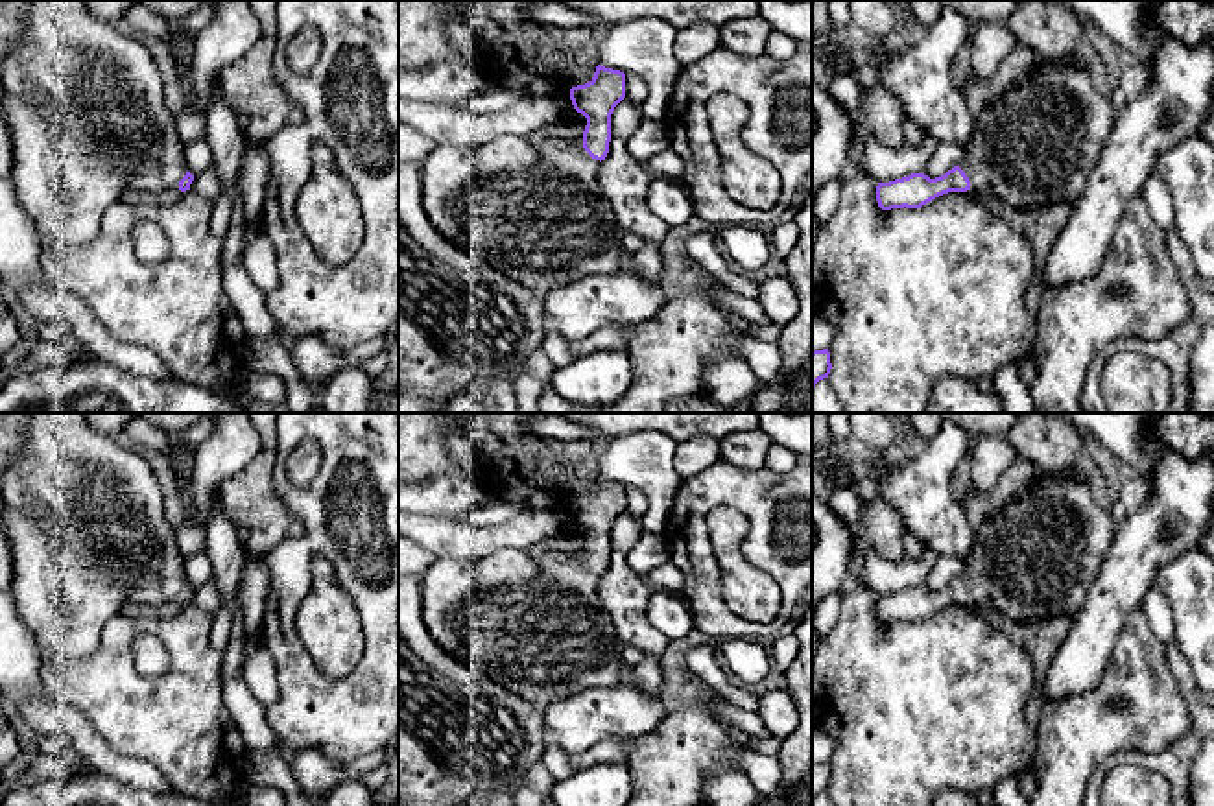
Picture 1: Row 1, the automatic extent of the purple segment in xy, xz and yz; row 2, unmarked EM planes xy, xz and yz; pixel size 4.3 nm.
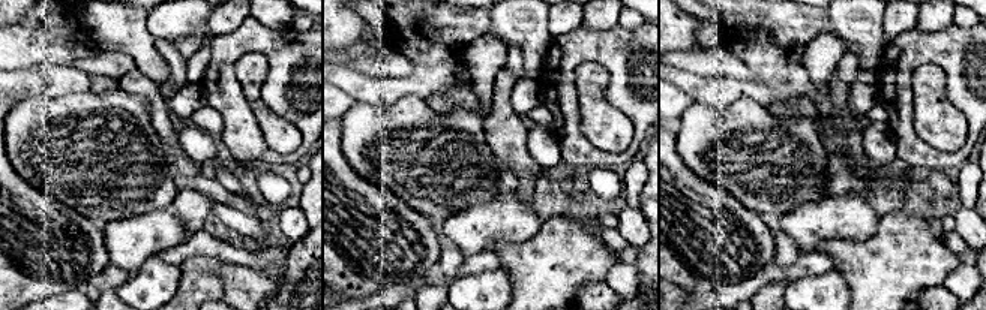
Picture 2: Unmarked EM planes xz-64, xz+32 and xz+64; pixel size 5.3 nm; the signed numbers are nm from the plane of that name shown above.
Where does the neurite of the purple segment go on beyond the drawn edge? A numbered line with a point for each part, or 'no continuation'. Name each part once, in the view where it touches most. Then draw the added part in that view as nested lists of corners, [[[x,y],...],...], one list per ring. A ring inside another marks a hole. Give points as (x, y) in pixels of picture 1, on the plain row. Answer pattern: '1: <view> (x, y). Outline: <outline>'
1: yz (1037, 557). Outline: [[[1041,470],[1022,496],[972,529],[959,581],[982,612],[994,610],[1020,623],[1059,614],[1074,618],[1100,574],[1114,533],[1113,516],[1094,500],[1085,474]]]

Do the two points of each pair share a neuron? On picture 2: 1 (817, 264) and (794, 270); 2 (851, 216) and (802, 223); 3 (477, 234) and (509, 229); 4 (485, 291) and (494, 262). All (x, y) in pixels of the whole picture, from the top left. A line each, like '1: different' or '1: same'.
1: same
2: same
3: same
4: different

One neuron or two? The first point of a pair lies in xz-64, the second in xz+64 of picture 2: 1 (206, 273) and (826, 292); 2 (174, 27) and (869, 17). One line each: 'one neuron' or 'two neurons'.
1: two neurons
2: one neuron

